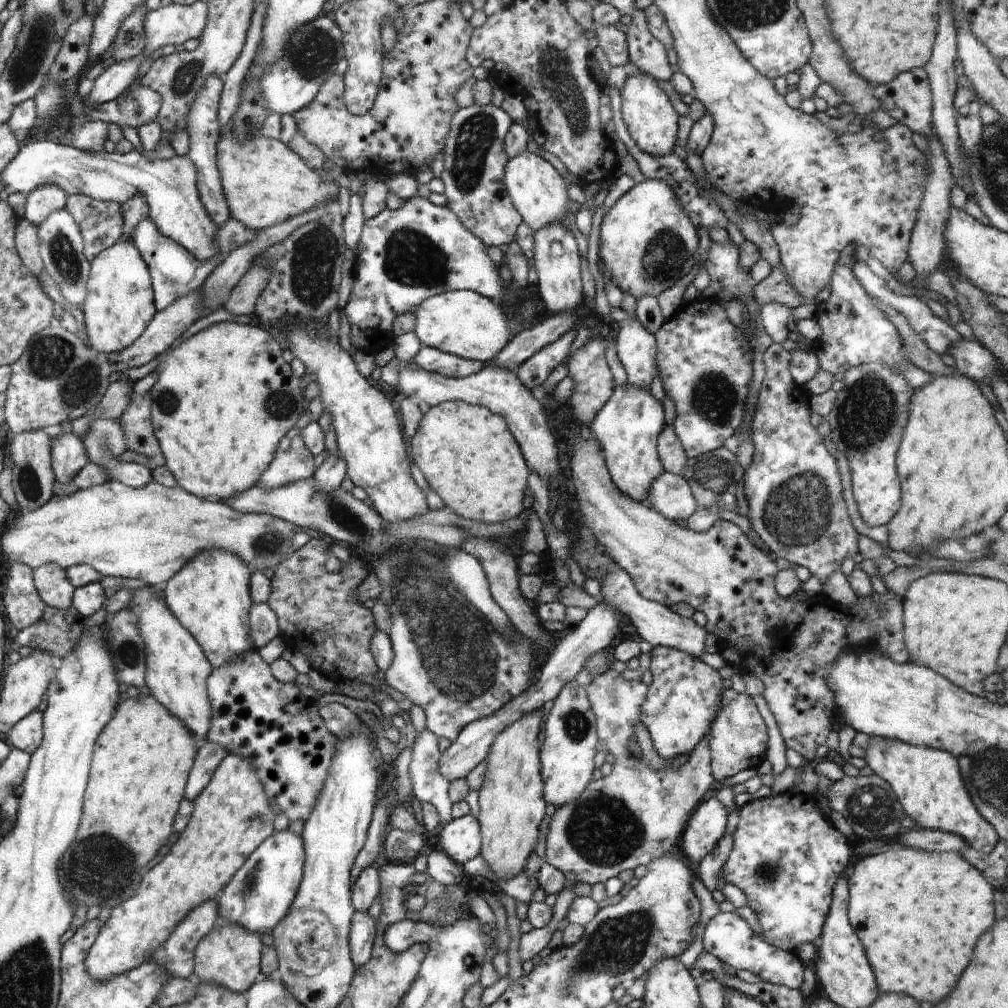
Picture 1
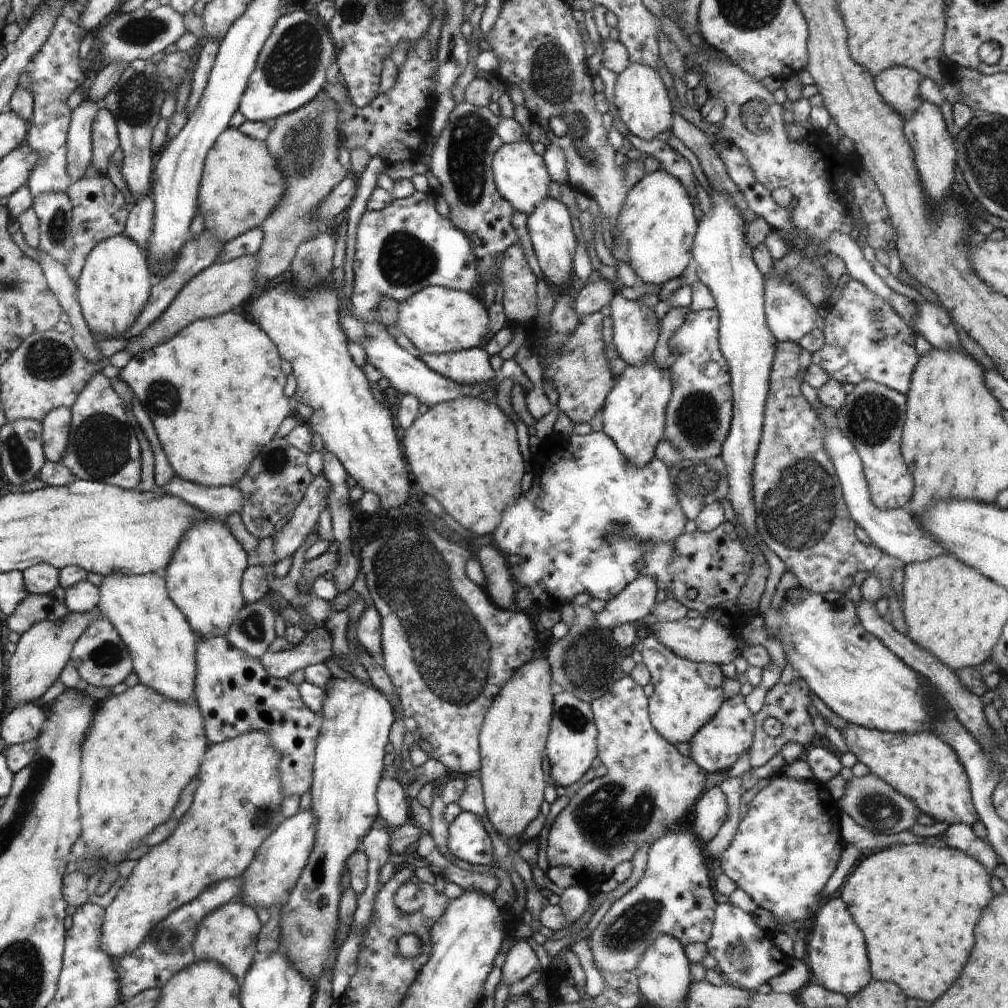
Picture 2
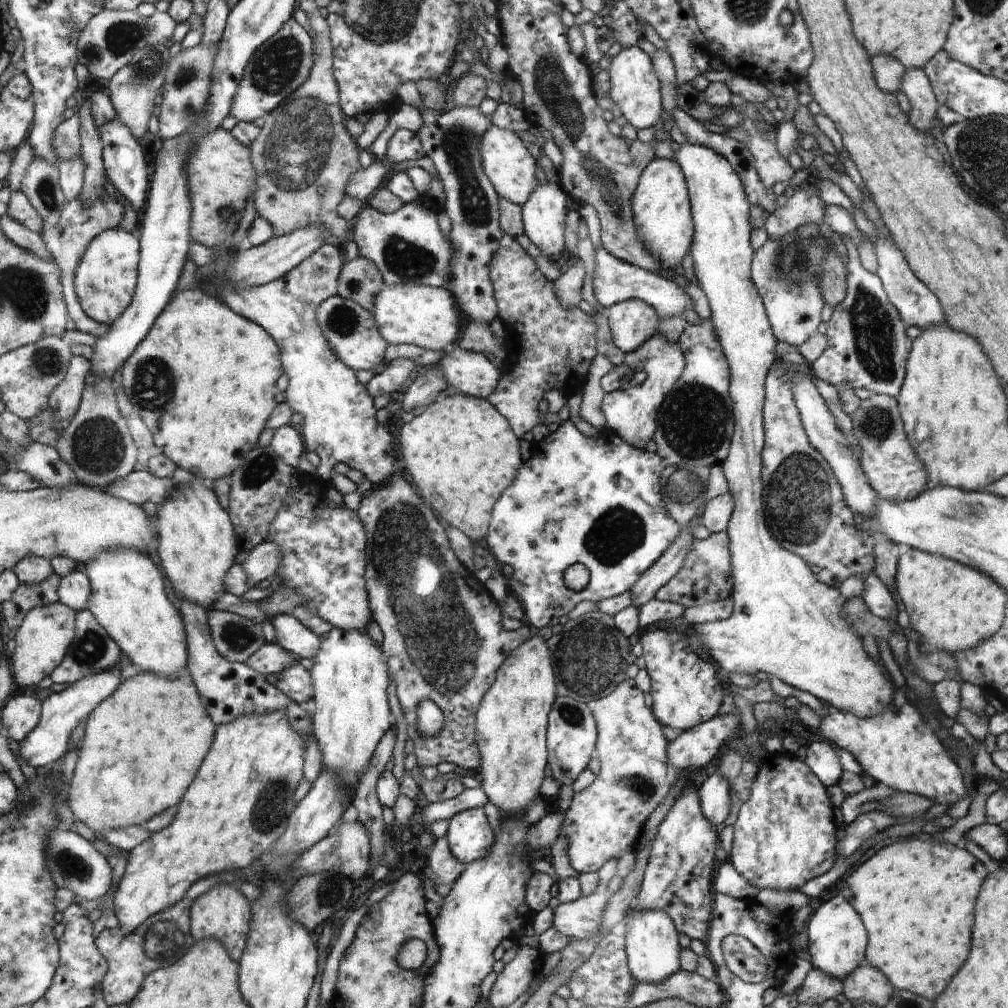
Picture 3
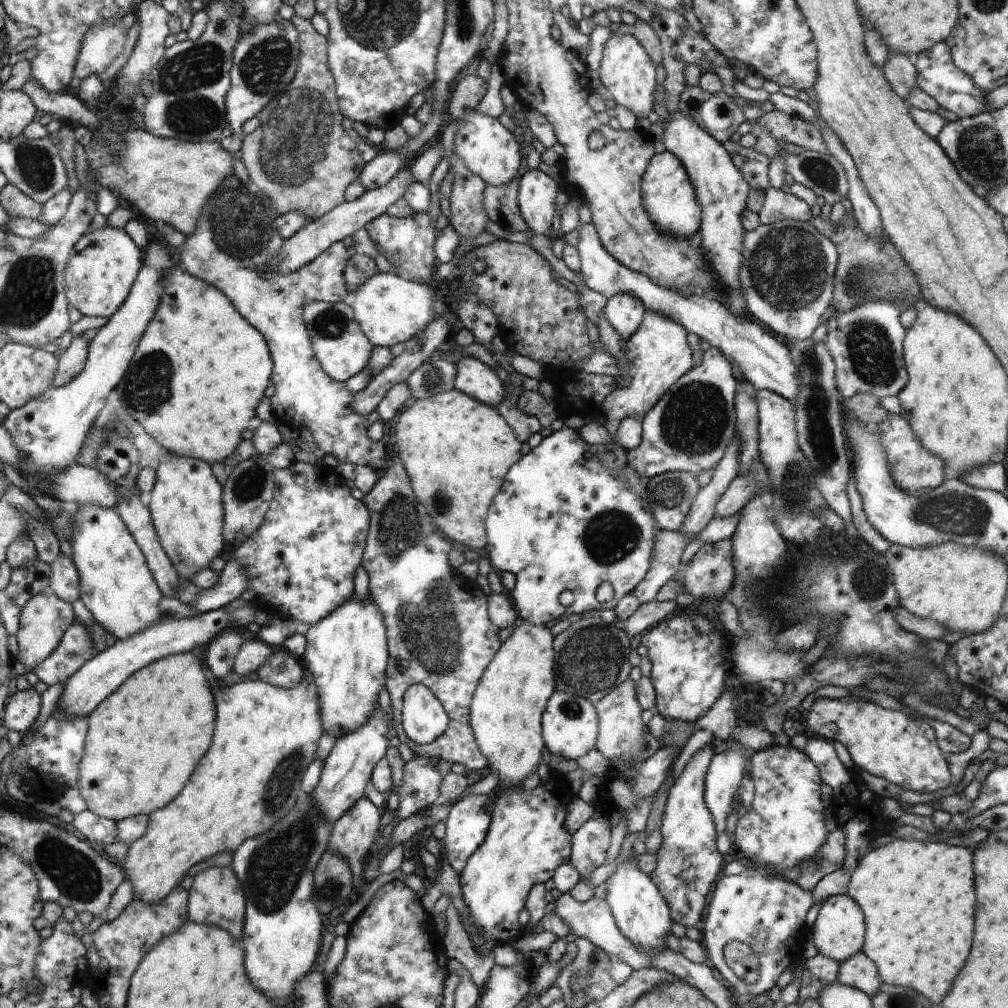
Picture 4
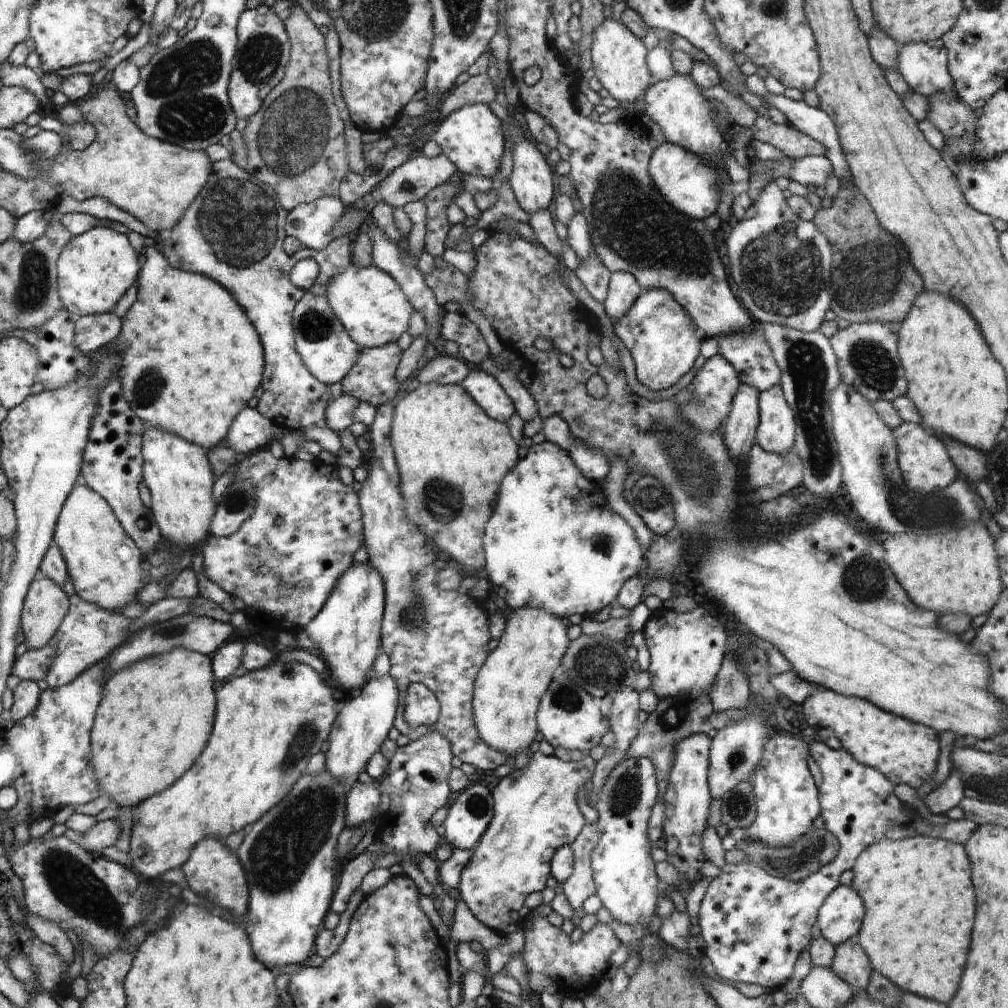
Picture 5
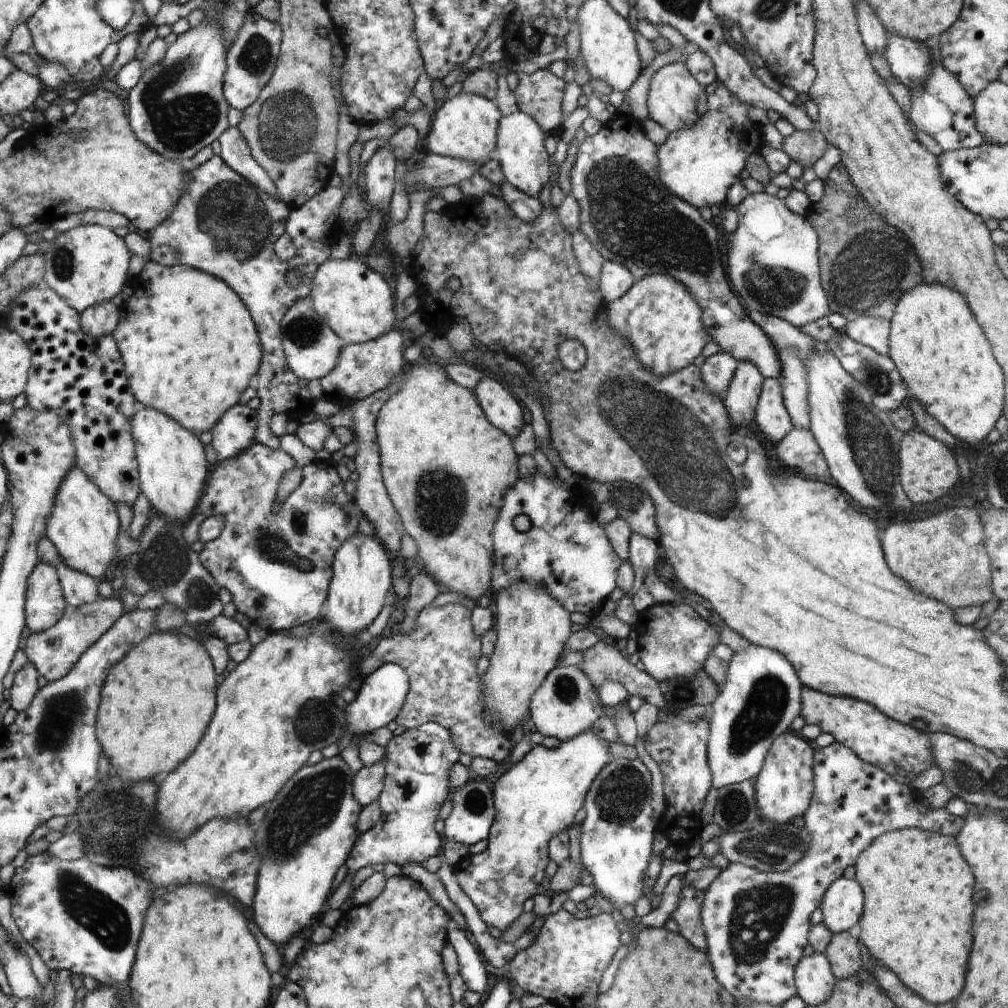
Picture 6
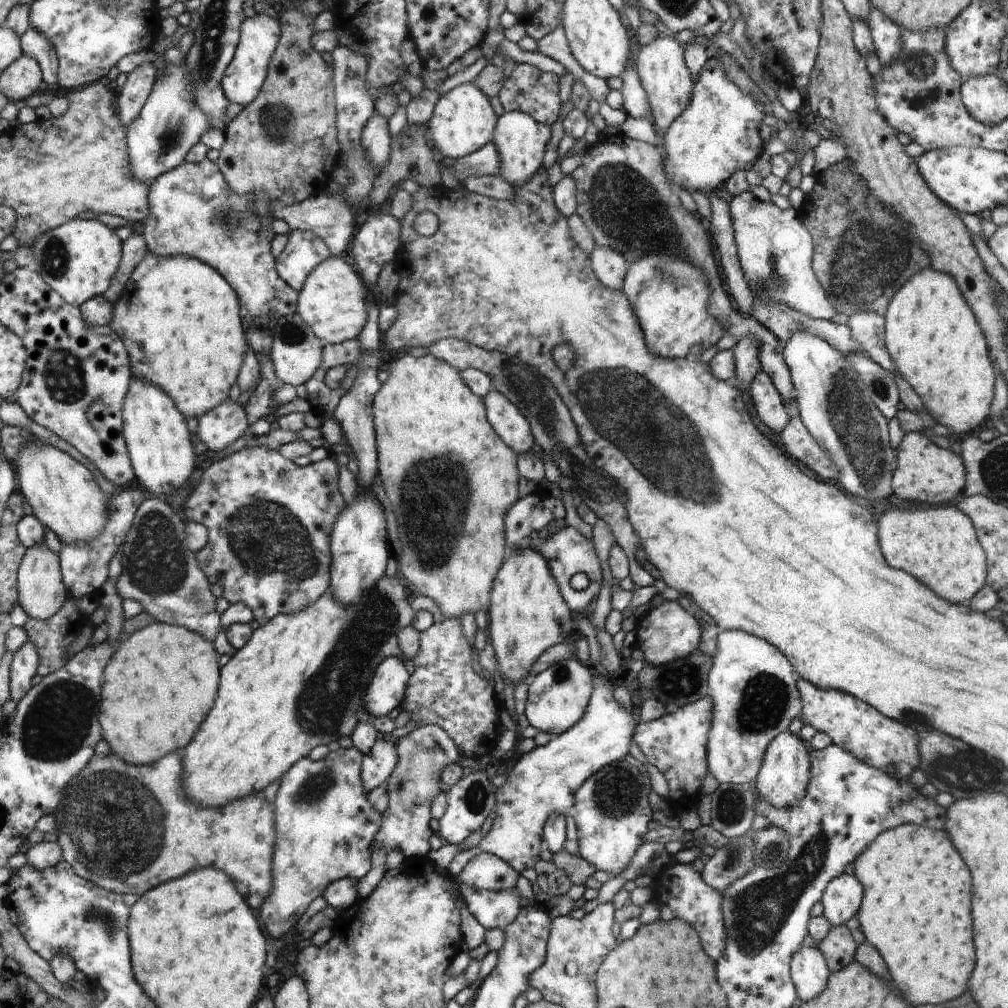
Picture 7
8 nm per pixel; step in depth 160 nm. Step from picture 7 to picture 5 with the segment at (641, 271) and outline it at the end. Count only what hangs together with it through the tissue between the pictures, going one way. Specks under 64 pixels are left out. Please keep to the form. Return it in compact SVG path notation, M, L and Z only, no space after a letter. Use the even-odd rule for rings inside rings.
M647 289L632 305L627 315L613 324L613 332L630 350L635 362L637 379L652 392L674 386L683 374L693 368L699 358L702 340L696 336L690 318L664 289Z

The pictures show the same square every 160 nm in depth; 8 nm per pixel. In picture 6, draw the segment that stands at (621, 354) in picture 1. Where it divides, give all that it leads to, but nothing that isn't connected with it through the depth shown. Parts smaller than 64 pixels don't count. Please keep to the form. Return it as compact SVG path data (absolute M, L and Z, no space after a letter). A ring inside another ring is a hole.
M604 261L600 276L600 294L607 303L617 301L636 283L634 275L616 261Z

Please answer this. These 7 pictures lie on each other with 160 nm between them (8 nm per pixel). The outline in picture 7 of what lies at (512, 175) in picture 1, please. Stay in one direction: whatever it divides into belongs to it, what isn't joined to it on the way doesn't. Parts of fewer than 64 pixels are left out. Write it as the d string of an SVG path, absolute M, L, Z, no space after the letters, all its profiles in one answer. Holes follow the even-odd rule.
M462 83L444 93L434 105L433 115L425 123L432 132L432 142L436 149L446 159L459 159L460 157L480 150L485 144L492 143L494 128L497 128L496 114L488 102L485 93L472 83Z

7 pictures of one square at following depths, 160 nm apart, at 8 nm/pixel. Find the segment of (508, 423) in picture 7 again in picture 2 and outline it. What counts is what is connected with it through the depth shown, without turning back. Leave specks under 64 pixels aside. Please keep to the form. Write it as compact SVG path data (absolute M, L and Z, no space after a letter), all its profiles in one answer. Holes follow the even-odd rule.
M480 348L449 353L422 353L420 357L434 372L461 385L486 383L494 379L490 358Z

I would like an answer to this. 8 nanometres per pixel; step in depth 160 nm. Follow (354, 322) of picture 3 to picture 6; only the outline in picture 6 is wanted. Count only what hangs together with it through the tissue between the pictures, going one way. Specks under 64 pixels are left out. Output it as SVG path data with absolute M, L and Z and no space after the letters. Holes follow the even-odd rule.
M310 296L298 299L280 321L281 339L289 369L307 381L320 380L338 362L344 342L313 307Z

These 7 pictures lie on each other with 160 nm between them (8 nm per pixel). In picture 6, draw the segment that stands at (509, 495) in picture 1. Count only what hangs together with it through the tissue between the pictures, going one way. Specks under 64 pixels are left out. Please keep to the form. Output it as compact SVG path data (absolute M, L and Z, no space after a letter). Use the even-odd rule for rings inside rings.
M425 356L418 363L408 365L399 382L401 389L385 402L376 422L377 443L380 445L381 472L384 474L385 487L401 515L408 536L411 536L417 544L417 560L422 564L423 572L434 578L441 590L464 594L463 596L476 602L476 598L480 598L486 592L486 588L490 586L490 580L492 580L491 570L494 556L492 529L502 506L502 497L510 487L518 482L518 468L516 468L518 458L516 458L516 452L512 448L512 440L488 419L473 389L464 388L447 376L444 370L444 362Z

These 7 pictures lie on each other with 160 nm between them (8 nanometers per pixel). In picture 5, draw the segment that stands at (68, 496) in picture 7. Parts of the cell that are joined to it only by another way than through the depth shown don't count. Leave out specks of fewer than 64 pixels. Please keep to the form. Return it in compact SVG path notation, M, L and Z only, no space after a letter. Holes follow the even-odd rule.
M88 485L78 486L73 489L69 498L65 500L60 516L57 519L56 535L53 544L60 549L67 564L68 574L71 583L75 588L75 594L82 600L94 603L96 606L110 611L111 613L121 613L126 604L136 601L138 592L144 588L142 582L142 554L136 542L132 542L133 537L124 532L124 526L117 519L113 512L113 507L105 497L101 497L94 489Z

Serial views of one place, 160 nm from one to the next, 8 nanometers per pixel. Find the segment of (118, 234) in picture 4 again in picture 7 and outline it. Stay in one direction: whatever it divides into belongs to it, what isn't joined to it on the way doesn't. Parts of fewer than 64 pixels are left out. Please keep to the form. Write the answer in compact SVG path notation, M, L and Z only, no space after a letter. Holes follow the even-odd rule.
M98 219L69 220L40 235L34 245L35 260L32 267L50 288L78 307L106 292L122 256L122 242L113 230Z

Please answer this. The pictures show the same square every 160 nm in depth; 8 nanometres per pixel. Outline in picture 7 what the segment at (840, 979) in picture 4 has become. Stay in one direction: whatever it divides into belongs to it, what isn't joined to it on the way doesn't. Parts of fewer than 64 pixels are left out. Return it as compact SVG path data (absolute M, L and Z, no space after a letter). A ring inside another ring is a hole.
M846 925L832 926L822 942L817 944L831 973L840 972L854 961L856 943Z

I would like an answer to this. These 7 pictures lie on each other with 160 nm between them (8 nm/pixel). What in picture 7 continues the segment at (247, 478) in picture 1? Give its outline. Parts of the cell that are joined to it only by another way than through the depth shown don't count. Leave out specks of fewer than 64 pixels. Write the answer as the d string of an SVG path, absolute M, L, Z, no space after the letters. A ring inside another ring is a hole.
M148 252L143 259L138 263L133 273L130 275L129 282L125 286L124 298L128 304L114 304L113 317L109 322L109 327L118 332L119 336L124 340L126 348L129 353L129 360L132 368L133 376L136 379L145 381L148 384L156 385L164 390L170 398L175 402L178 410L186 416L191 416L193 421L198 420L199 417L205 415L207 412L213 410L225 402L228 398L228 390L232 388L232 384L236 384L238 378L238 370L242 366L242 360L246 356L246 335L242 330L242 321L240 320L240 305L238 297L234 289L226 282L225 277L212 268L204 261L195 259L194 257L187 257L184 255L176 255L175 257L159 257L158 255Z

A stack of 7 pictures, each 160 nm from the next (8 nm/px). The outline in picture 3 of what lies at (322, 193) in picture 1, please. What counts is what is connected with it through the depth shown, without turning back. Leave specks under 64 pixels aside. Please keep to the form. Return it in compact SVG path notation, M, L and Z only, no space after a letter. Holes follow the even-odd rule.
M219 128L214 132L208 132L208 136L198 140L198 146L194 148L193 155L188 159L188 176L189 196L193 202L192 240L211 249L214 246L222 246L238 228L236 222L228 222L222 216L222 212L226 208L230 208L230 210L234 210L238 214L238 220L241 220L248 196L253 196L252 194L257 189L257 170L253 166L252 154L248 146L240 144L230 131Z

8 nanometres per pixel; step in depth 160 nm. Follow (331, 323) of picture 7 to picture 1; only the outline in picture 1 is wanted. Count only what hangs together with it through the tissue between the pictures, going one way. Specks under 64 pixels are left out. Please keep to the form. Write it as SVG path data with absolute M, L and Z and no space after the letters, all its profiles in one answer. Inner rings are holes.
M471 290L448 291L431 296L418 307L414 332L424 346L483 364L494 359L511 342L512 332L500 306Z

